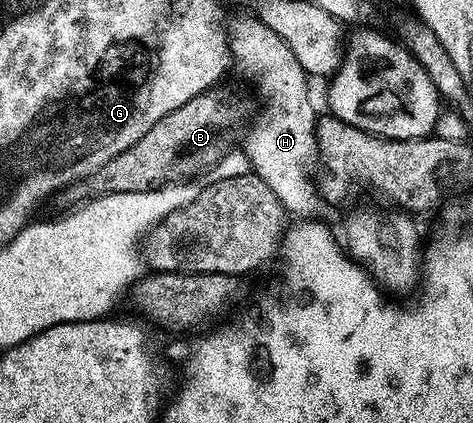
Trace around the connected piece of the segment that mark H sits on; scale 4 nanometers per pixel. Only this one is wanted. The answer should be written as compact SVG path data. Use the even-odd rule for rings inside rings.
M259 17L240 18L230 26L230 52L246 77L252 78L264 107L248 130L242 149L248 157L251 173L262 176L289 215L308 220L322 207L322 199L313 176L318 170L316 120L318 109L308 95L309 75L294 60L294 52L286 48L282 36L271 30Z

